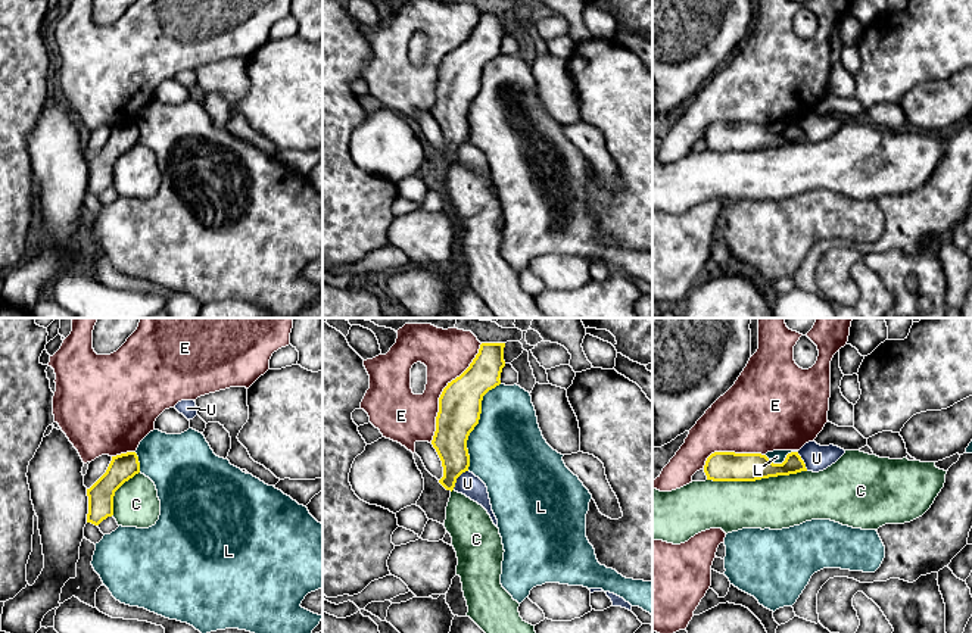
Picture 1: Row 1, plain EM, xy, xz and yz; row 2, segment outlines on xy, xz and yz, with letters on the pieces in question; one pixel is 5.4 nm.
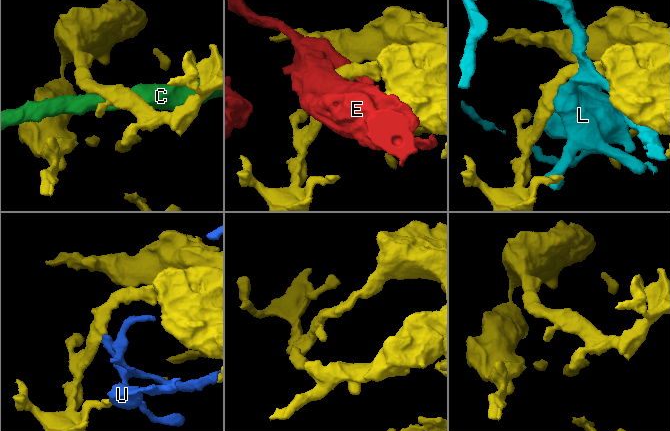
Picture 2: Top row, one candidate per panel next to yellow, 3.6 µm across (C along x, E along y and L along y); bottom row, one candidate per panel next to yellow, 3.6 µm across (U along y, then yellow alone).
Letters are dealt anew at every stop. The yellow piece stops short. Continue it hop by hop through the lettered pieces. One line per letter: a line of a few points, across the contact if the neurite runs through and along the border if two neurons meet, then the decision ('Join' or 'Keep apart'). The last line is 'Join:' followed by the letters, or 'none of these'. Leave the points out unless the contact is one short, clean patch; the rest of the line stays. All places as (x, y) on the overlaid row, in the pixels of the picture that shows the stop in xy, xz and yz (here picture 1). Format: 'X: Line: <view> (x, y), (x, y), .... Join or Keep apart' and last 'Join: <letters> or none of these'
C: Join
E: Keep apart
L: Keep apart
U: Keep apart
Join: C

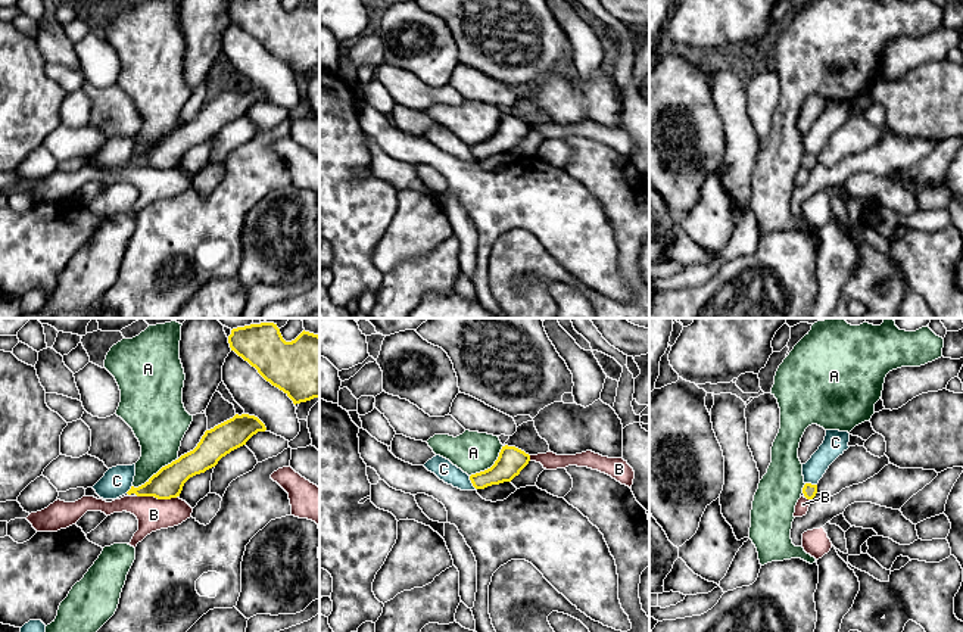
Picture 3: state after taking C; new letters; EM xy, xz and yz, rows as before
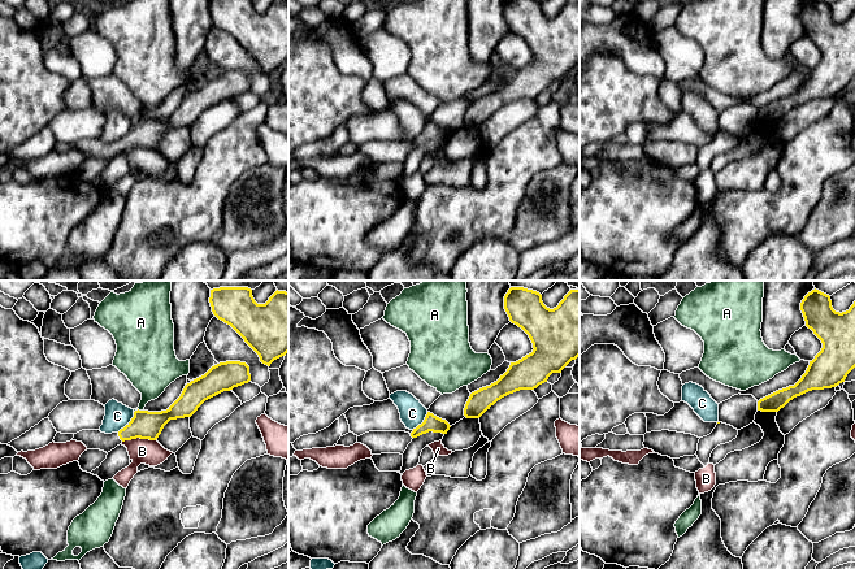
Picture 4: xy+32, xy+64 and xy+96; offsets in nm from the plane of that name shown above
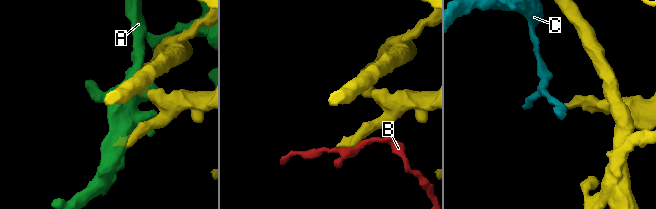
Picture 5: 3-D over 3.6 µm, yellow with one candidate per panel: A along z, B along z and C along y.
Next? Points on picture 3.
A: Keep apart
B: Keep apart
C: Line: xz (468, 476), (476, 489). Keep apart
Join: none of these

